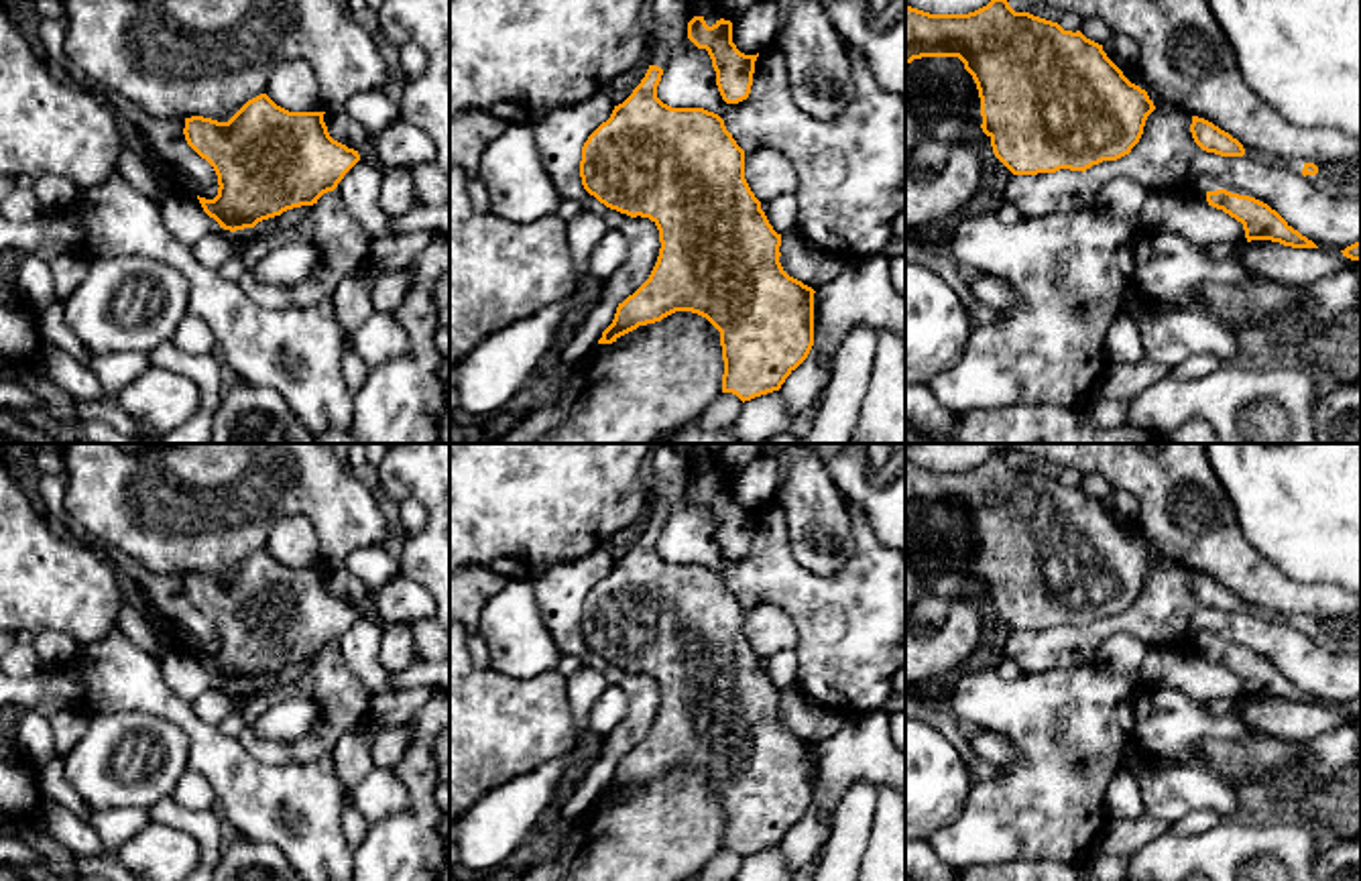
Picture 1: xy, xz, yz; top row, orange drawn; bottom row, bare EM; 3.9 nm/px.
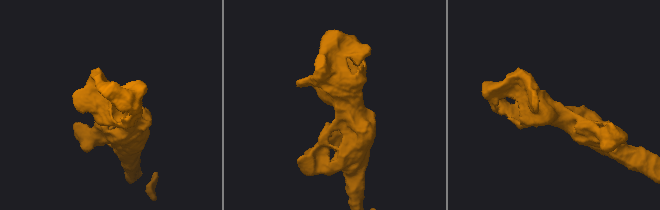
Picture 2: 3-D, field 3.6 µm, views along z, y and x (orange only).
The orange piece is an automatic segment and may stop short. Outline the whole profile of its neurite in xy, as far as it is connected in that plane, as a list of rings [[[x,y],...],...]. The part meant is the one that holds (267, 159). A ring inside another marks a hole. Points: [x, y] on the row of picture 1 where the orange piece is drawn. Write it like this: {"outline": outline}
{"outline": [[[267,94],[248,100],[228,122],[203,116],[185,118],[187,144],[205,159],[218,175],[218,195],[199,197],[203,212],[220,228],[236,232],[281,216],[287,210],[313,205],[334,191],[360,161],[358,151],[334,140],[323,122],[326,112],[289,112]]]}

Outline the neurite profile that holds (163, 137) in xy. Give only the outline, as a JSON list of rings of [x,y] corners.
[[[116,92],[106,94],[106,100],[114,112],[136,126],[146,146],[177,173],[185,189],[205,199],[218,195],[220,185],[214,167],[185,140],[185,118],[155,118]]]

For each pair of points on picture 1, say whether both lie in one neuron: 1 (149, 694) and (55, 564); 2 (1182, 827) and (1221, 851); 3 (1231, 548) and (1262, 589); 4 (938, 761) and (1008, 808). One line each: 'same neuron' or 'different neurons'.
1: different neurons
2: different neurons
3: same neuron
4: different neurons

